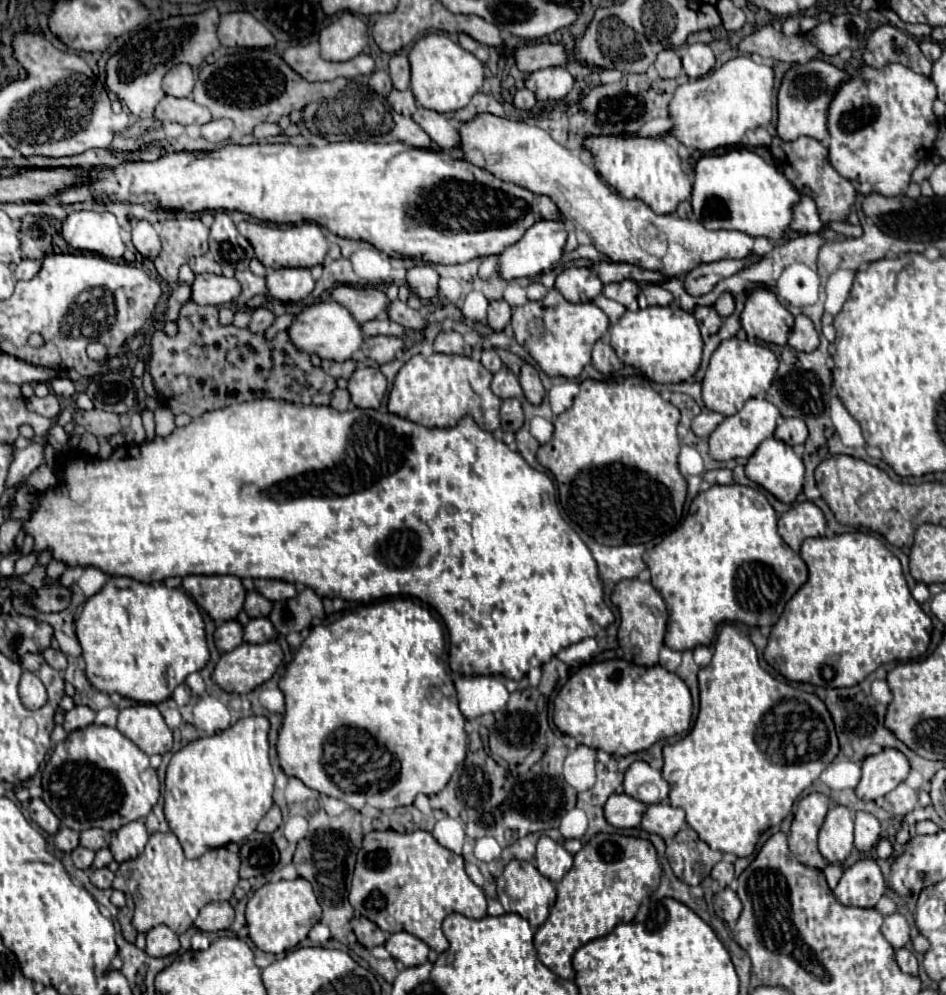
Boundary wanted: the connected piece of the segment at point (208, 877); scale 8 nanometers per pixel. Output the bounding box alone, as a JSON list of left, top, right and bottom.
[113,833,239,935]

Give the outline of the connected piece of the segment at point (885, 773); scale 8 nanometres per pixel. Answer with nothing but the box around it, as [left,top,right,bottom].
[855,749,909,799]

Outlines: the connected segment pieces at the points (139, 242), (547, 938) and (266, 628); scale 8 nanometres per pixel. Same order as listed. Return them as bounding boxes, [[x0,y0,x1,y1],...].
[[133,221,161,259],[535,833,661,979],[243,617,275,643]]

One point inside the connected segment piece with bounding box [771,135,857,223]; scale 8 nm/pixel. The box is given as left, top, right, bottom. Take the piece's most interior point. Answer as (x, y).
(805, 161)

